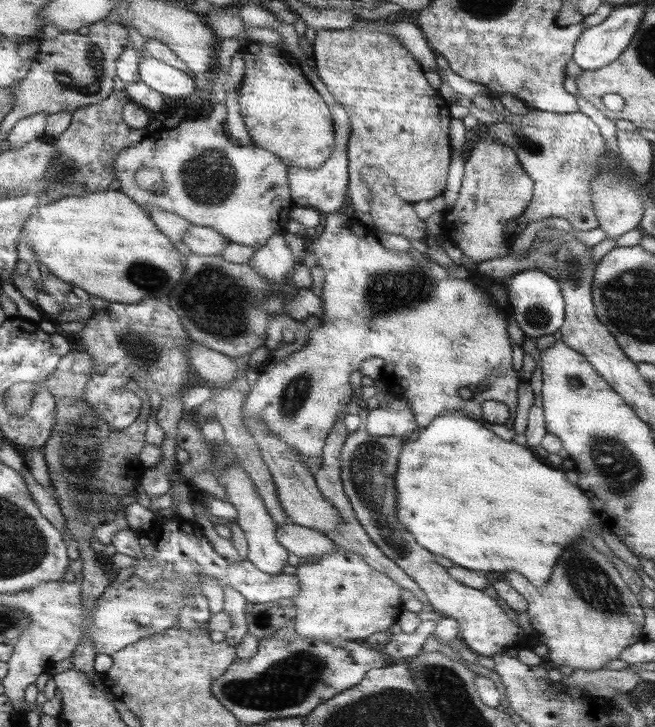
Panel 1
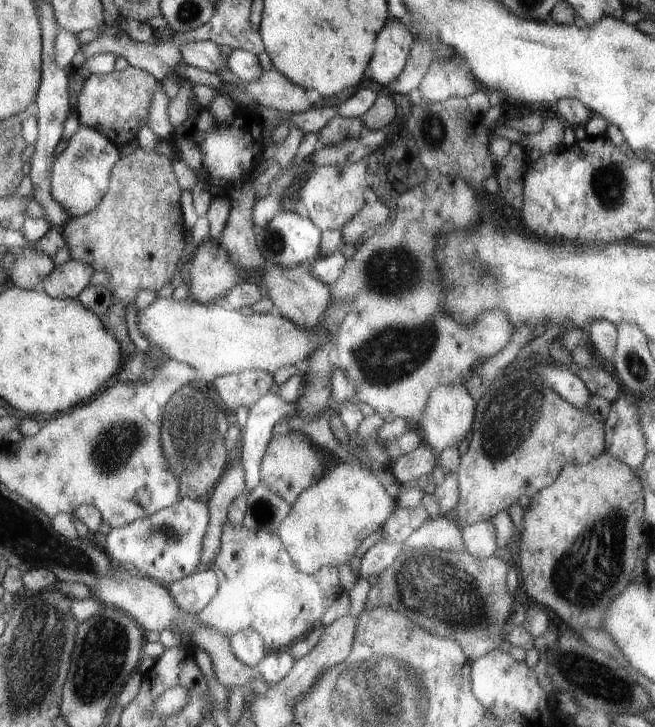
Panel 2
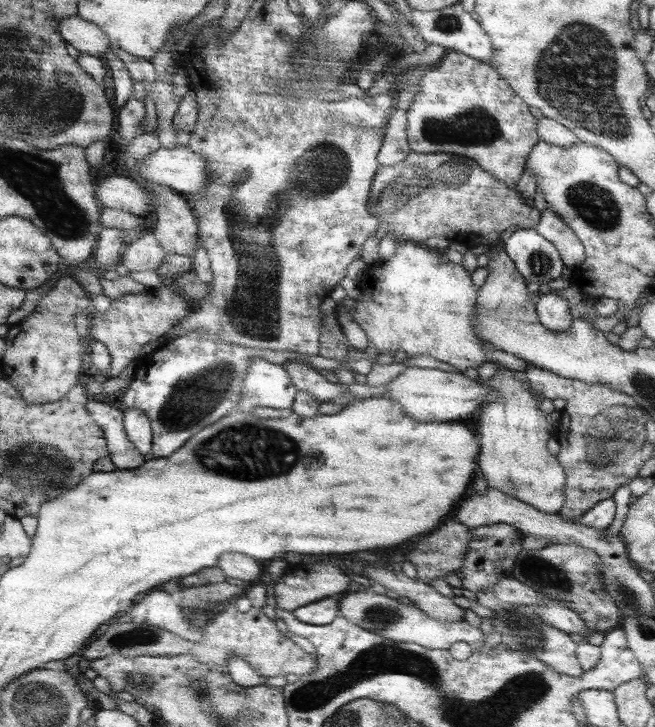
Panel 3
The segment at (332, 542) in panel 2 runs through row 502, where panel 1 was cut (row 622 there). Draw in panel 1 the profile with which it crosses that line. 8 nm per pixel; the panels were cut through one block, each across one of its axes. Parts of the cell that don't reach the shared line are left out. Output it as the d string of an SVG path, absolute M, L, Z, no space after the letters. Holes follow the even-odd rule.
M335 548L335 552L297 567L300 590L292 598L295 606L293 625L300 638L334 644L363 642L374 632L386 632L403 610L402 589L381 572L372 570L357 554Z

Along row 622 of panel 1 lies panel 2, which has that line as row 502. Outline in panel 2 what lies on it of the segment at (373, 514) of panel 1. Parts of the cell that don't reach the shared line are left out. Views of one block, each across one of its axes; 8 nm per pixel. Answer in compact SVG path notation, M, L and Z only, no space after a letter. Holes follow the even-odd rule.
M520 369L511 373L502 372L496 380L484 390L482 399L477 403L477 409L475 410L475 417L473 422L473 430L470 438L468 438L465 446L468 448L466 453L463 454L459 460L457 466L457 489L459 492L459 501L457 508L452 513L452 520L461 528L465 526L477 523L478 521L485 521L492 519L495 514L498 514L500 510L507 510L512 504L518 502L518 498L522 496L528 496L532 498L539 490L550 486L561 473L564 465L587 463L593 458L600 456L605 451L605 426L604 422L600 421L594 415L584 412L572 403L569 403L566 399L563 399L557 392L554 392L532 369Z

